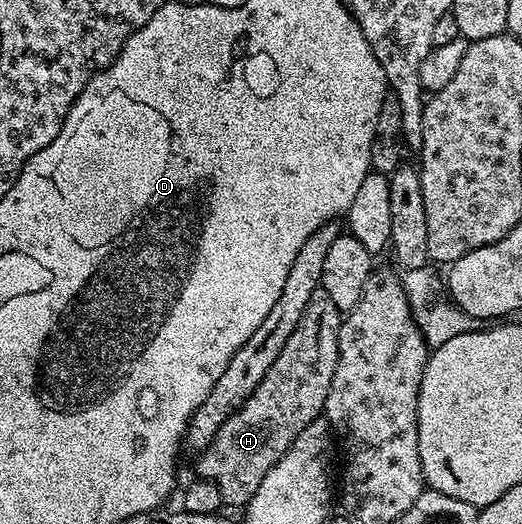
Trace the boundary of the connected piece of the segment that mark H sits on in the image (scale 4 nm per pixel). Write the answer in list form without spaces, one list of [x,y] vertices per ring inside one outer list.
[[[319,293],[316,300],[308,304],[304,316],[300,316],[300,322],[296,324],[288,344],[284,344],[284,348],[254,389],[252,396],[244,400],[239,410],[225,418],[222,427],[214,433],[212,441],[201,451],[202,459],[198,462],[197,477],[214,484],[220,490],[222,501],[227,507],[245,507],[256,488],[260,486],[260,480],[264,480],[268,468],[272,468],[272,464],[276,464],[276,460],[284,456],[292,440],[296,440],[296,436],[304,432],[304,428],[308,428],[308,424],[315,422],[325,411],[328,388],[332,384],[335,359],[338,357],[338,333],[342,320],[343,315],[336,308],[336,304],[332,304],[326,294]]]

